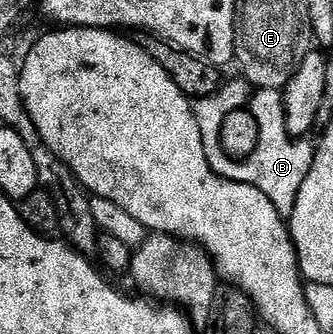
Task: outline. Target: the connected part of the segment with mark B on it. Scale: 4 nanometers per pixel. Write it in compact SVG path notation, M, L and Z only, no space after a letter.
M243 78L225 81L218 92L213 95L197 97L192 103L194 116L202 135L203 149L210 168L226 180L242 182L262 190L270 202L285 218L291 217L294 206L298 202L298 192L302 190L302 182L306 182L306 174L310 174L310 166L314 155L314 144L311 139L297 138L286 130L286 114L284 113L284 93L278 88L261 88L255 93L250 110L254 118L258 118L258 150L249 160L231 160L222 149L221 132L226 117L247 105L250 83Z

